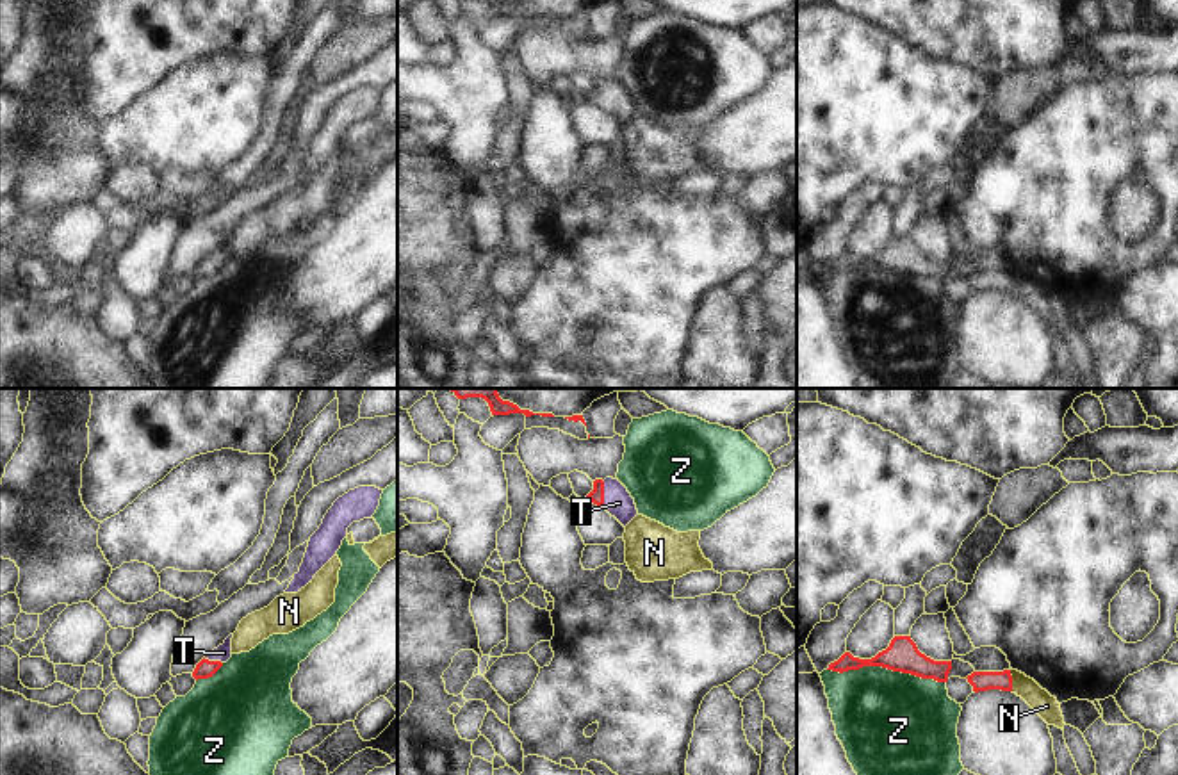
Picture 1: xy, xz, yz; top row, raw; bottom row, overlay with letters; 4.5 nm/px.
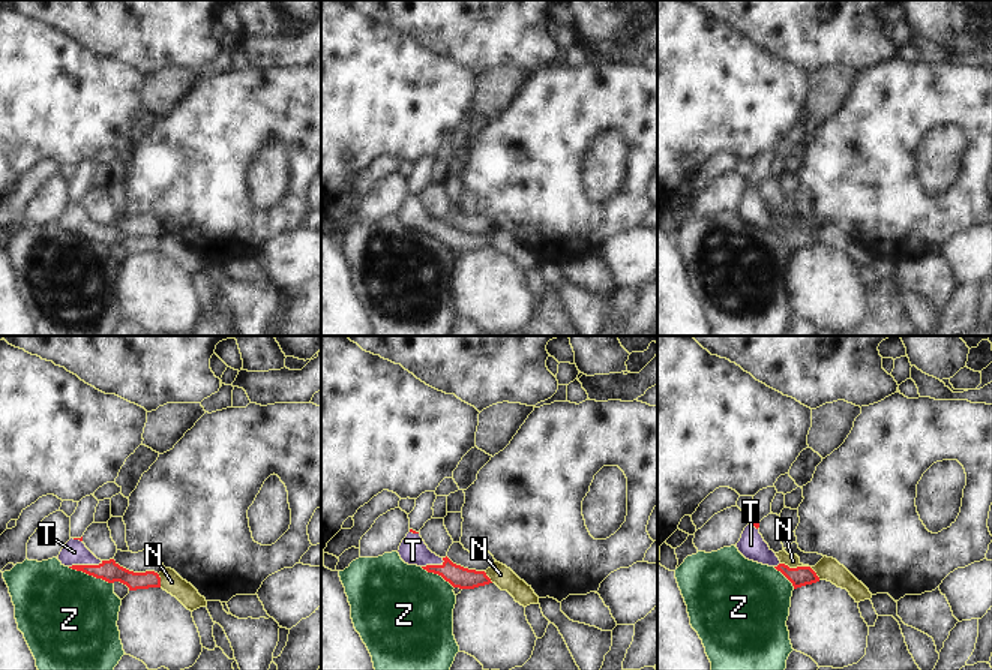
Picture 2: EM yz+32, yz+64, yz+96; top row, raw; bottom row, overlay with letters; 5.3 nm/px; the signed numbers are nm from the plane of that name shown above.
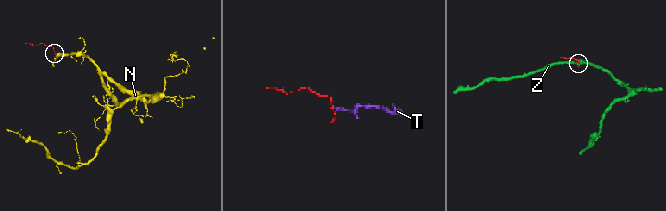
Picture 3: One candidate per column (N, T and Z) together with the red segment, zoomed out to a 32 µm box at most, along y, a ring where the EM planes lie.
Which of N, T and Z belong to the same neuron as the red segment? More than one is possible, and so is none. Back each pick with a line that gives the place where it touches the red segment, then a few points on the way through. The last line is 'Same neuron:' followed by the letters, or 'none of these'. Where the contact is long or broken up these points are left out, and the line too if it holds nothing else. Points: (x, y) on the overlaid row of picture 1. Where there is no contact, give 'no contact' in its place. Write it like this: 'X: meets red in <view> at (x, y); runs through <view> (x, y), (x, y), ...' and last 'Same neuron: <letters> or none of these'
T: meets red in xz at (603, 494); runs through xz (596, 496), (603, 494), (619, 503)
Same neuron: T

